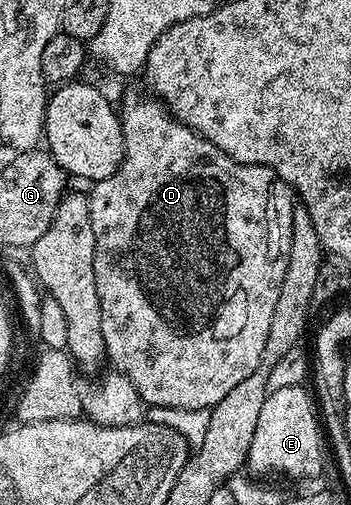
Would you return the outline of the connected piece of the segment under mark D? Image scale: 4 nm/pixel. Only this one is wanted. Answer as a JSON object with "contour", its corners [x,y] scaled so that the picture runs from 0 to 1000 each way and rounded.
{"contour":[[[416,192],[416,194],[419,194],[419,196],[385,196],[385,198],[379,198],[379,200],[376,200],[376,204],[362,204],[362,206],[356,206],[356,208],[353,208],[353,212],[350,212],[350,220],[348,220],[348,212],[345,212],[345,242],[348,242],[348,248],[350,248],[350,277],[353,277],[353,279],[356,279],[356,303],[353,303],[353,305],[350,305],[350,317],[348,317],[348,319],[345,319],[345,327],[342,327],[342,329],[339,329],[339,333],[336,333],[336,335],[333,335],[333,343],[322,343],[322,350],[311,350],[311,352],[308,352],[308,354],[285,354],[285,356],[279,356],[279,360],[274,360],[274,362],[271,362],[271,364],[268,364],[268,368],[262,368],[262,370],[271,370],[271,372],[265,372],[265,374],[262,374],[262,378],[254,378],[254,422],[256,422],[256,424],[259,424],[259,444],[262,444],[262,446],[265,446],[265,469],[268,469],[268,471],[271,471],[271,507],[268,507],[268,509],[265,509],[265,549],[276,549],[276,588],[279,588],[279,590],[282,590],[282,594],[285,594],[285,596],[288,596],[288,667],[299,667],[299,691],[302,691],[302,693],[305,693],[305,699],[302,699],[302,709],[305,709],[305,711],[308,711],[308,713],[311,713],[311,719],[313,719],[313,711],[316,711],[316,719],[319,719],[319,723],[322,723],[322,725],[328,725],[328,727],[319,727],[319,729],[325,729],[325,733],[328,733],[328,735],[330,735],[330,737],[336,737],[336,741],[345,741],[345,743],[353,743],[353,745],[356,745],[356,749],[362,749],[362,752],[368,752],[368,756],[370,756],[370,758],[376,758],[376,762],[379,762],[379,764],[385,764],[385,768],[387,768],[387,770],[390,770],[390,778],[393,778],[393,780],[396,780],[396,782],[399,782],[399,784],[402,784],[402,786],[405,786],[405,790],[407,790],[407,796],[410,796],[410,800],[416,800],[416,804],[419,804],[419,806],[422,806],[422,808],[433,808],[433,806],[490,806],[490,808],[493,808],[493,810],[598,810],[598,808],[604,808],[604,806],[613,806],[613,804],[615,804],[615,802],[618,802],[618,794],[630,794],[630,786],[641,786],[641,778],[655,778],[655,774],[658,774],[658,772],[664,772],[664,770],[675,770],[675,762],[678,762],[678,760],[681,760],[681,756],[687,756],[687,754],[698,754],[698,747],[709,747],[709,739],[721,739],[721,737],[724,737],[724,735],[726,735],[726,733],[729,733],[729,731],[732,731],[732,723],[735,723],[735,721],[738,721],[738,717],[741,717],[741,715],[744,715],[744,699],[755,699],[755,675],[758,675],[758,671],[761,671],[761,669],[764,669],[764,667],[766,667],[766,644],[769,644],[769,642],[772,642],[772,634],[775,634],[775,630],[778,630],[778,604],[789,604],[789,580],[801,580],[801,556],[803,556],[803,552],[809,552],[809,550],[812,550],[812,533],[815,533],[815,531],[818,531],[818,527],[821,527],[821,525],[823,525],[823,477],[835,477],[835,414],[838,414],[838,412],[840,412],[840,410],[843,410],[843,408],[846,408],[846,394],[843,394],[843,388],[840,388],[840,386],[838,386],[838,384],[835,384],[835,380],[832,380],[832,376],[829,376],[829,370],[826,370],[826,366],[821,366],[821,364],[818,364],[818,360],[812,360],[812,358],[809,358],[809,356],[806,356],[806,354],[803,354],[803,352],[801,352],[801,350],[798,350],[798,349],[795,349],[795,347],[792,347],[792,343],[789,343],[789,341],[783,341],[783,339],[781,339],[781,335],[778,335],[778,333],[775,333],[775,331],[758,331],[758,329],[755,329],[755,327],[721,327],[721,325],[718,325],[718,323],[678,323],[678,319],[675,319],[675,317],[670,317],[670,315],[667,315],[667,313],[664,313],[664,311],[652,311],[652,303],[641,303],[641,301],[638,301],[638,299],[632,299],[632,297],[630,297],[630,295],[618,295],[618,287],[607,287],[607,279],[595,279],[595,277],[593,277],[593,275],[587,275],[587,273],[584,273],[584,271],[573,271],[573,269],[570,269],[570,267],[567,267],[567,265],[564,265],[564,263],[558,263],[558,259],[553,259],[553,257],[550,257],[550,255],[538,255],[538,253],[536,253],[536,251],[530,251],[530,250],[527,250],[527,246],[521,246],[521,244],[513,244],[513,242],[510,242],[510,238],[507,238],[507,236],[501,236],[501,234],[499,234],[499,230],[496,230],[496,228],[490,228],[490,226],[487,226],[487,222],[484,222],[484,220],[479,220],[479,218],[476,218],[476,214],[473,214],[473,212],[467,212],[467,210],[464,210],[464,206],[462,206],[462,204],[456,204],[456,202],[453,202],[453,198],[450,198],[450,196],[444,196],[444,194],[439,194],[439,192]]]}

